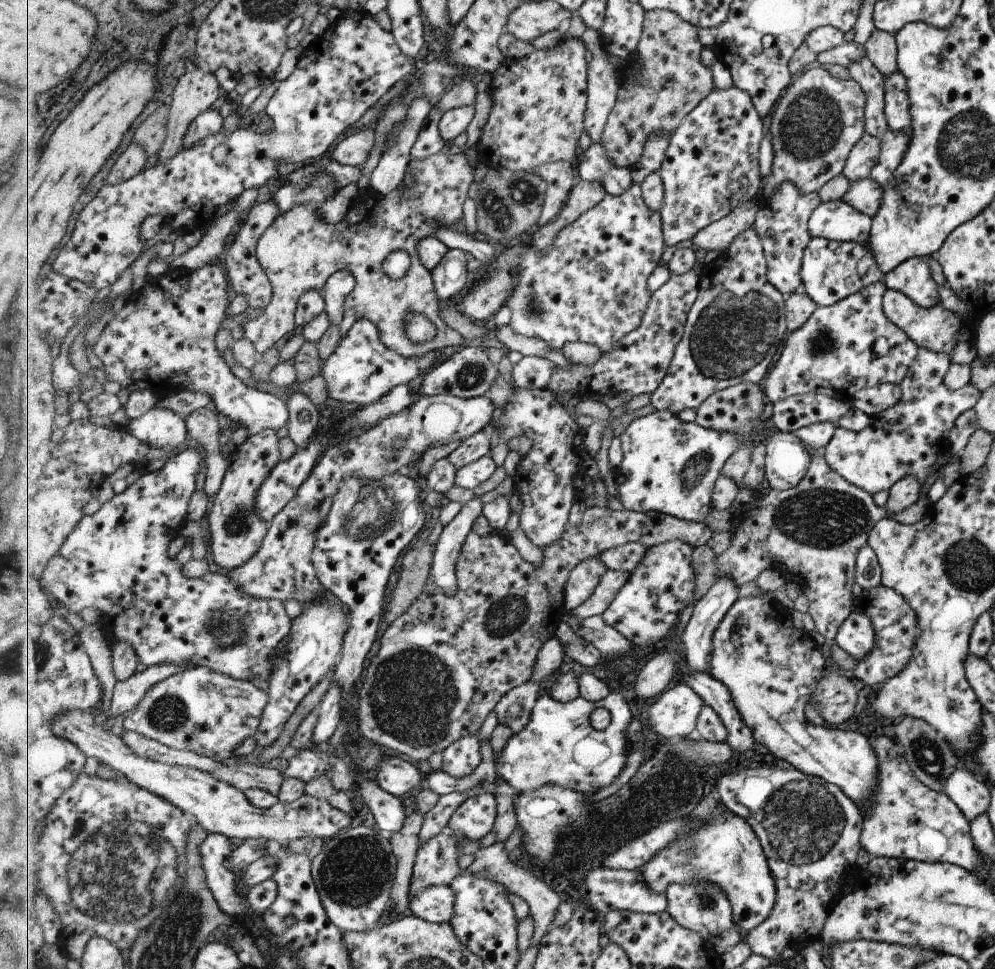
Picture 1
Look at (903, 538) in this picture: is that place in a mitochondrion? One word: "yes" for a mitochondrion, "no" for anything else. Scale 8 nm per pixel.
no

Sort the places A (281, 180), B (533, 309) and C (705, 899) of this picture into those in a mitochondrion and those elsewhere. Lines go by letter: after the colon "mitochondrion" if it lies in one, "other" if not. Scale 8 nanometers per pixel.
A: other
B: mitochondrion
C: mitochondrion

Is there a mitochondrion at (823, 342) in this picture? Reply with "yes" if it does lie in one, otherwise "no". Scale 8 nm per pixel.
yes

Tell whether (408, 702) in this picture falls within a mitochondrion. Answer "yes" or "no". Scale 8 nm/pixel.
yes

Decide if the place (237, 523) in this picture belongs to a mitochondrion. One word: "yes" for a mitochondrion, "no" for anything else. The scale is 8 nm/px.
yes

